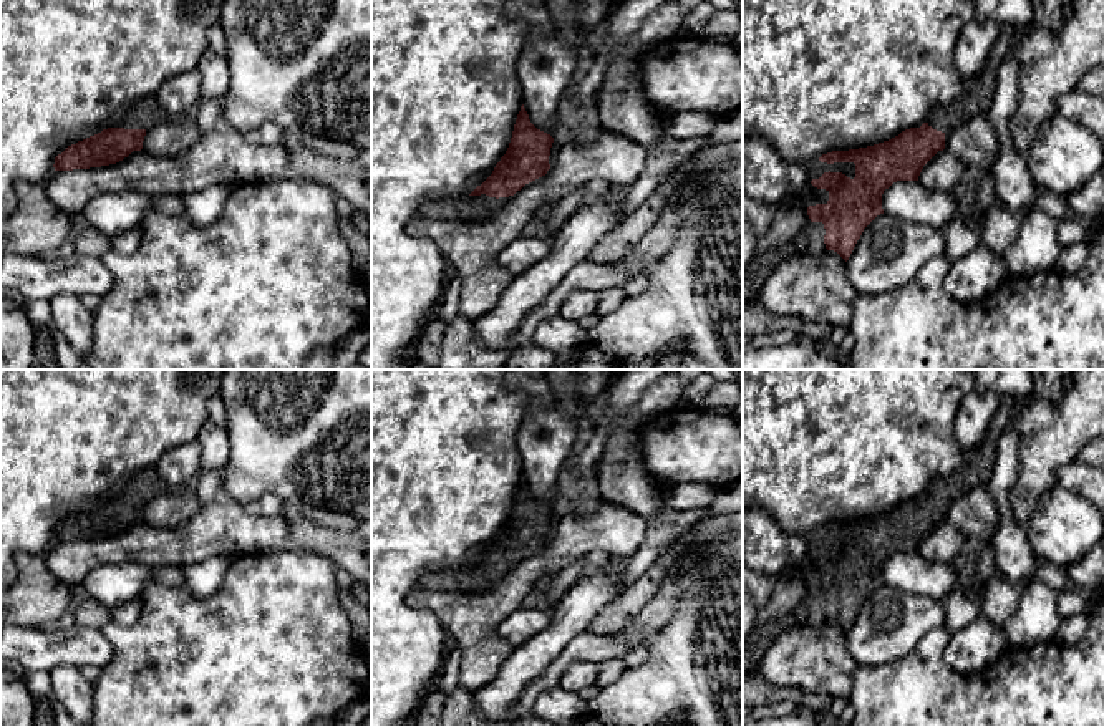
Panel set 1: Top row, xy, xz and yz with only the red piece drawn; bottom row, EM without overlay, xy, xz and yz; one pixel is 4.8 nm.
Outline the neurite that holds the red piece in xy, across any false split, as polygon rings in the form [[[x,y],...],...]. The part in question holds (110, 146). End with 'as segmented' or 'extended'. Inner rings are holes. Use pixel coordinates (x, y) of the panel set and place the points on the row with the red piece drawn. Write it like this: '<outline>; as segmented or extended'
[[[154,96],[128,109],[113,128],[68,146],[55,157],[55,171],[109,166],[143,149],[146,129],[167,119]]]; extended

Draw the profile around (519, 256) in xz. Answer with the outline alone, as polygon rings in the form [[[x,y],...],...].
[[[519,237],[499,254],[499,264],[511,273],[519,275],[550,252],[550,239]]]

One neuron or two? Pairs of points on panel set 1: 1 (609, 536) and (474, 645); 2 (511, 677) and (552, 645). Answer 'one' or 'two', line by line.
1: one
2: one

